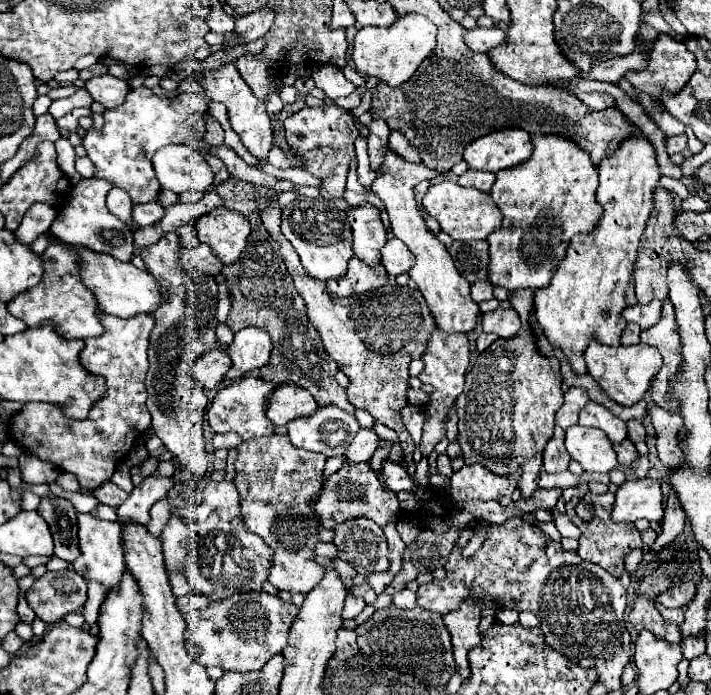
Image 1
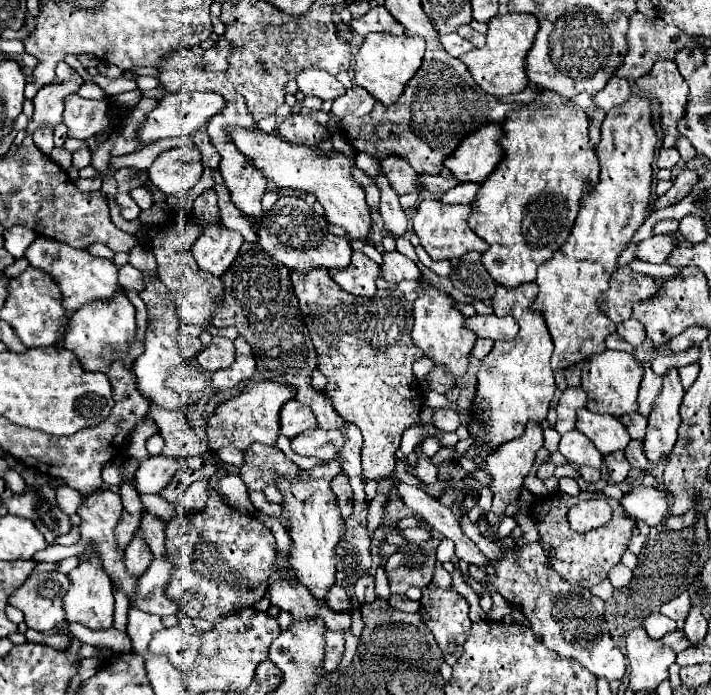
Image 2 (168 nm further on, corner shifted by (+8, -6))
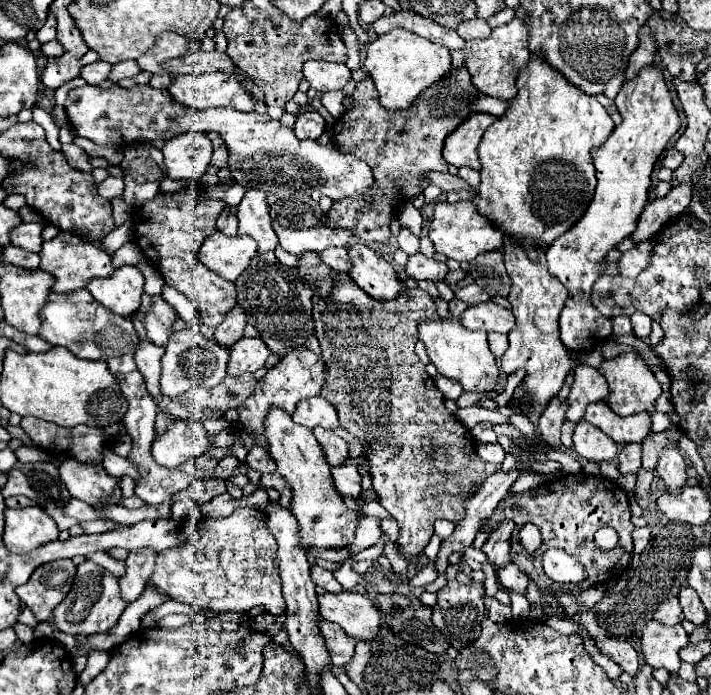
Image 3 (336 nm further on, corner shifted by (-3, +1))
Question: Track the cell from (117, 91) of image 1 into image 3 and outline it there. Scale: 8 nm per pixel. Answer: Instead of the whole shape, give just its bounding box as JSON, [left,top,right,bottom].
[81,61,113,85]

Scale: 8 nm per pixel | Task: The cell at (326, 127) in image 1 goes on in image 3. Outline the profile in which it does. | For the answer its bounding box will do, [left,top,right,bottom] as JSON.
[293,111,325,139]

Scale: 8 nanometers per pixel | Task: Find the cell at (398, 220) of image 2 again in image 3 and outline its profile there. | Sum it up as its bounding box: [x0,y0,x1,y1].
[397,225,419,255]

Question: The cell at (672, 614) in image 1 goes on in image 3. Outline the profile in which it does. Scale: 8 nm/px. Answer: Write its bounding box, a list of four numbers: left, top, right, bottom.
[653,597,683,625]

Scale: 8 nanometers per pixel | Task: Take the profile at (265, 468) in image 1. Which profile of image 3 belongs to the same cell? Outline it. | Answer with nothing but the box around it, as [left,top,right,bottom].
[317,591,381,641]

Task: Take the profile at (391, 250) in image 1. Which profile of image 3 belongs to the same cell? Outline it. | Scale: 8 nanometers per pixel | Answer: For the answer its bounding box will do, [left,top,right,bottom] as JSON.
[405,253,447,281]

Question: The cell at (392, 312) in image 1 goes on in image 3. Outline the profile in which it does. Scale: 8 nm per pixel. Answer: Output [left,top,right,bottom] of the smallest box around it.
[313,271,501,559]

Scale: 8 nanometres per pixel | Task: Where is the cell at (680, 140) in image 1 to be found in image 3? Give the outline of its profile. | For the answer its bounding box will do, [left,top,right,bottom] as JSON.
[663,147,683,169]

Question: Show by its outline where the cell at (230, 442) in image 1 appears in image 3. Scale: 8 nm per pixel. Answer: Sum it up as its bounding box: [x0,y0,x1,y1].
[245,447,275,473]

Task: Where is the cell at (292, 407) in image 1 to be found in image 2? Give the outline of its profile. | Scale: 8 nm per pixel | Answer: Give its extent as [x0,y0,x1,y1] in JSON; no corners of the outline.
[280,400,318,438]

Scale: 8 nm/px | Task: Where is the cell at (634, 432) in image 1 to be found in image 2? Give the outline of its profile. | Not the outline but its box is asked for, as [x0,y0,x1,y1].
[626,440,648,472]

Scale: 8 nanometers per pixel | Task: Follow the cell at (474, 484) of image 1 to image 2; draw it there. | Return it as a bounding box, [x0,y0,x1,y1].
[486,422,544,536]

